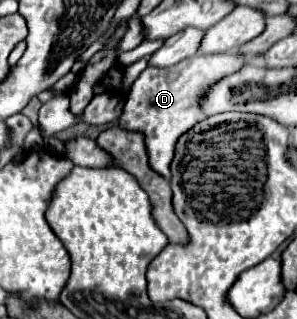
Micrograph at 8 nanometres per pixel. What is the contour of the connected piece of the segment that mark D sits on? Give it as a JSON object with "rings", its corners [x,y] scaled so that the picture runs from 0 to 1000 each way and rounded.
{"rings":[[[741,166],[741,172],[653,172],[599,204],[566,216],[492,210],[471,241],[451,254],[444,285],[431,292],[418,348],[397,386],[418,404],[465,404],[492,423],[492,467],[505,524],[545,555],[572,555],[572,505],[586,492],[586,455],[613,417],[646,404],[694,361],[673,348],[673,298],[687,279],[734,248],[795,229],[828,197],[828,179],[808,166]]]}

